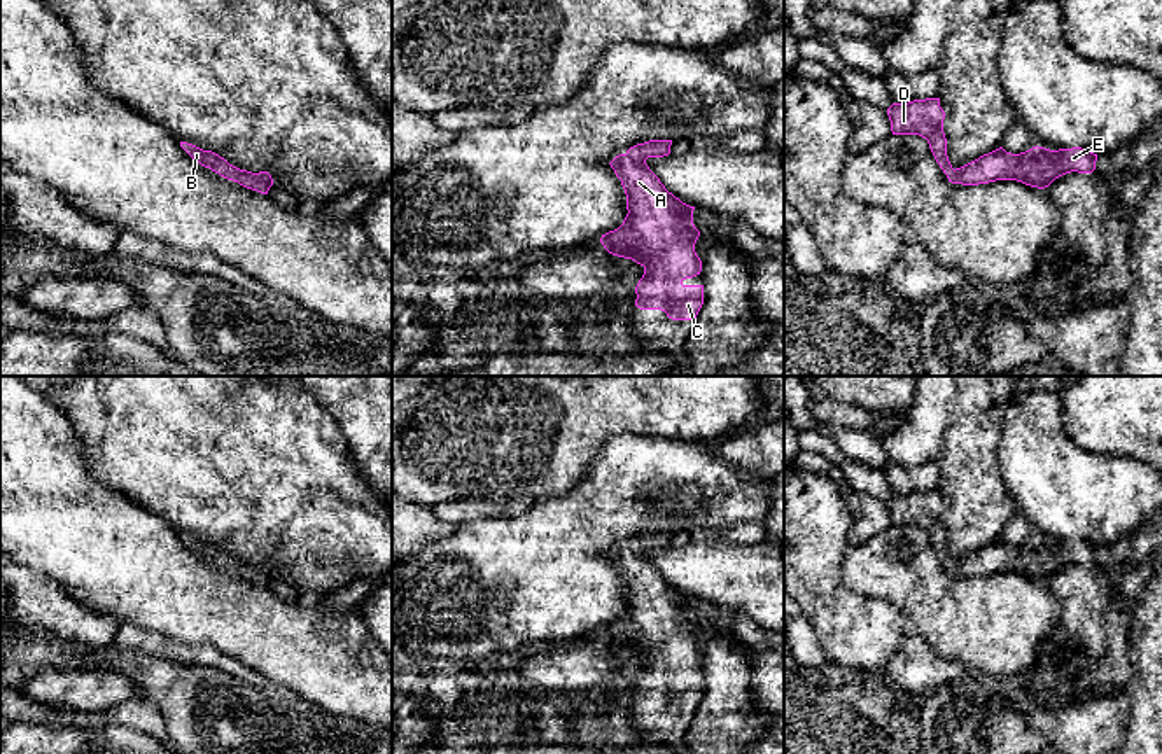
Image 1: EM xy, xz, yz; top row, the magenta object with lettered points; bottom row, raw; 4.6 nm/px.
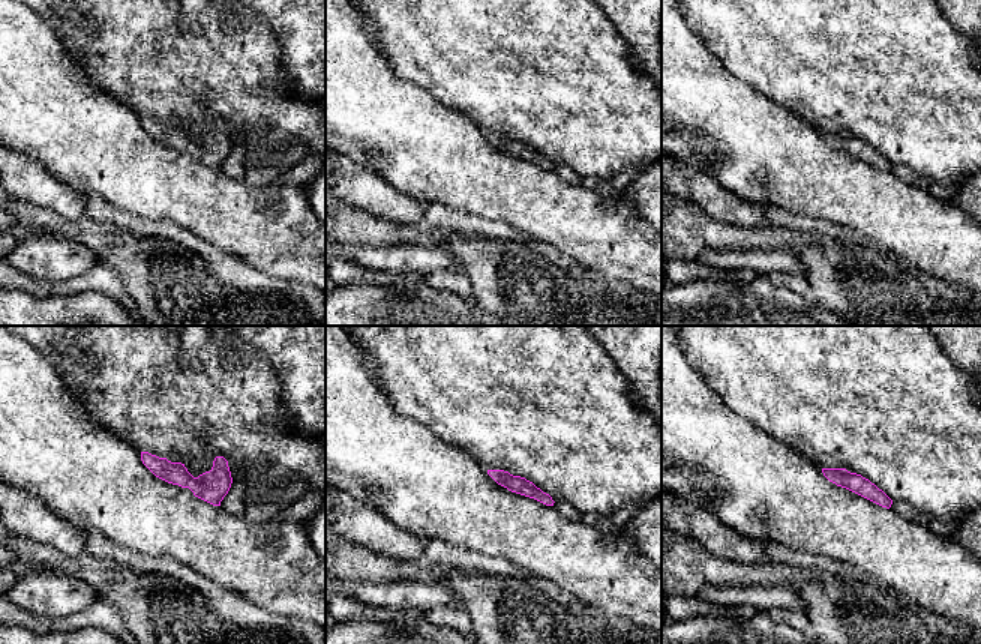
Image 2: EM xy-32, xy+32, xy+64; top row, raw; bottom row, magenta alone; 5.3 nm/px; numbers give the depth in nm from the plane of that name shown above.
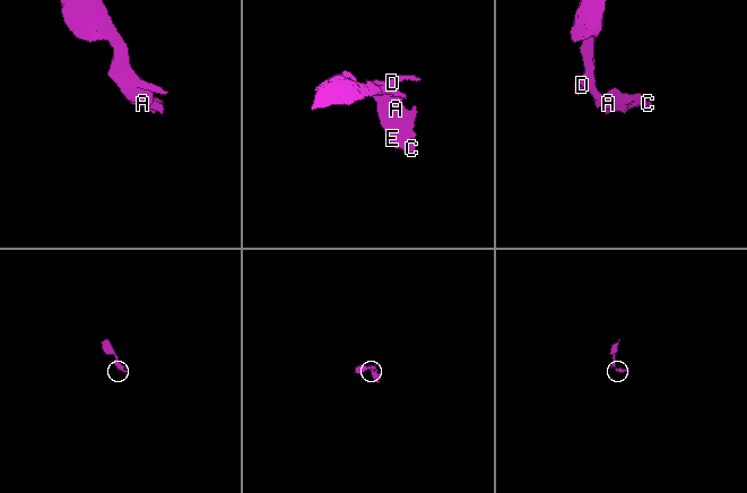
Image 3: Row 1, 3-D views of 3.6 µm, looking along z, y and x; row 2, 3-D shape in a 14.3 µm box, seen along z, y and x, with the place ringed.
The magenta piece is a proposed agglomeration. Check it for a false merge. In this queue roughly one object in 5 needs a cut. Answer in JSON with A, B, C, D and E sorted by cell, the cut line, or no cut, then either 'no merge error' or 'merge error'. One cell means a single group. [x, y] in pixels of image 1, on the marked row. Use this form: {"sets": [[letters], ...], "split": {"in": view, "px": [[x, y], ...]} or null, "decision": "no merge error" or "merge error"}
{"sets": [["A", "B", "C", "D", "E"]], "split": null, "decision": "no merge error"}

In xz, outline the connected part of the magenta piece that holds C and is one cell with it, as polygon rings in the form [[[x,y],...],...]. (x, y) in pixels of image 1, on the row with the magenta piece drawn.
[[[672,140],[637,143],[609,163],[625,189],[628,213],[618,229],[602,234],[600,243],[609,254],[632,259],[644,268],[644,275],[635,287],[637,308],[662,310],[672,320],[695,320],[704,304],[704,285],[682,283],[702,271],[702,261],[695,252],[700,236],[693,224],[695,206],[668,192],[646,164],[648,157],[668,156],[670,145]]]

